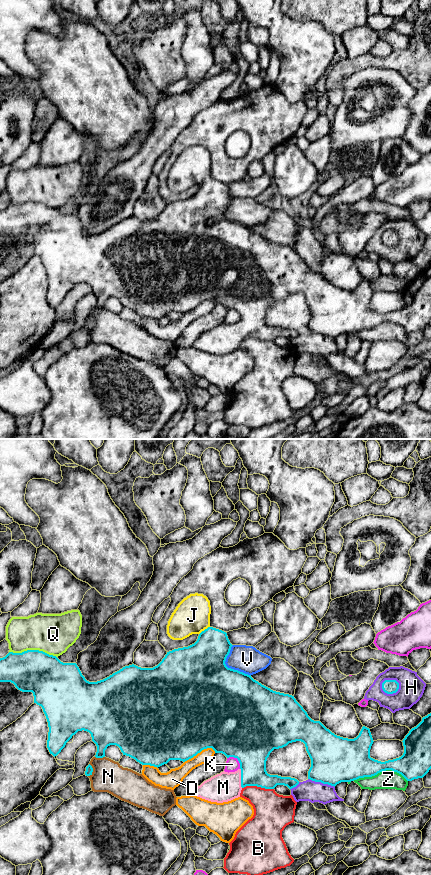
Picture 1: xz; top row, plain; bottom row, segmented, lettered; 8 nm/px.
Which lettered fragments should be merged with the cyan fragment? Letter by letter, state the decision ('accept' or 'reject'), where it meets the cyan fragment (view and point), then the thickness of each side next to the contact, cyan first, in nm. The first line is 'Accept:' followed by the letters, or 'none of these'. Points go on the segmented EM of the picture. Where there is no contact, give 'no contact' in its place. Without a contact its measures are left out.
Accept: J, M
B: reject; contact xz (258, 786); calibres 240 and 300 nm
D: reject; contact xz (199, 752); calibres 500 and 110 nm
H: reject; contact xz (392, 680); calibres 110 and 200 nm
J: accept; contact xz (205, 629); calibres 320 and 280 nm
K: reject; contact xz (237, 758); calibres 500 and 110 nm
M: accept; contact xz (241, 778); calibres 280 and 240 nm
N: reject; contact xz (92, 770); calibres 60 and 260 nm
Q: reject; contact xz (33, 650); calibres 340 and 320 nm
V: reject; contact xz (227, 667); calibres 500 and 220 nm
Z: reject; contact xz (380, 771); calibres 320 and 150 nm

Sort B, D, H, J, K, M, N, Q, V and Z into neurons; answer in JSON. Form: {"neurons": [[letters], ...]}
{"neurons": [["B"], ["D"], ["H"], ["J", "M"], ["K"], ["N"], ["Q"], ["V"], ["Z"]]}

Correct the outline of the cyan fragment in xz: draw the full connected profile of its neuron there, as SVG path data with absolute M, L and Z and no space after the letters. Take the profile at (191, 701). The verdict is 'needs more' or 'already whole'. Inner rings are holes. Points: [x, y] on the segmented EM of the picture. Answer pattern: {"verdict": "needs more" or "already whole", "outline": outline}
{"verdict": "needs more", "outline": "M190 594L189 596L184 598L178 604L168 621L167 634L173 640L183 640L192 634L198 634L198 639L194 644L188 647L178 648L167 652L162 661L153 668L141 668L132 664L123 667L119 671L113 673L103 680L97 682L89 682L82 675L76 663L63 663L56 656L49 655L43 651L27 650L22 653L9 652L5 657L0 658L0 682L11 682L18 690L22 692L33 693L34 703L42 707L48 722L49 732L47 748L50 754L52 754L54 757L61 752L61 750L65 747L66 743L72 738L73 735L75 735L78 731L84 730L91 734L92 741L97 746L97 752L95 755L96 758L105 757L105 750L110 745L118 746L123 755L135 759L142 765L150 765L157 768L164 764L167 764L170 760L180 760L185 762L207 748L212 748L215 753L222 753L227 758L237 758L240 763L240 768L237 771L229 773L223 771L220 774L217 774L210 779L204 781L193 791L193 795L211 802L223 803L238 798L240 797L241 790L246 786L257 786L265 789L274 789L277 785L284 785L287 786L289 789L296 787L299 784L299 781L297 779L291 777L281 777L278 775L270 775L266 771L266 761L270 753L274 749L283 748L289 743L296 741L301 741L305 744L306 751L311 759L311 767L308 771L308 779L315 782L328 784L334 787L341 782L351 782L359 778L372 777L386 770L392 770L401 774L407 781L423 778L429 772L429 770L431 769L431 713L423 717L422 721L416 727L412 728L405 736L402 741L404 746L404 753L401 757L385 762L375 760L370 757L370 749L374 741L369 728L363 726L359 735L354 739L337 736L329 729L327 729L320 721L312 720L308 716L307 712L303 709L303 707L296 701L294 696L273 691L270 688L262 685L258 681L254 680L251 675L228 668L225 664L225 661L233 645L230 643L226 632L210 626L210 614L210 601L203 594Z"}

